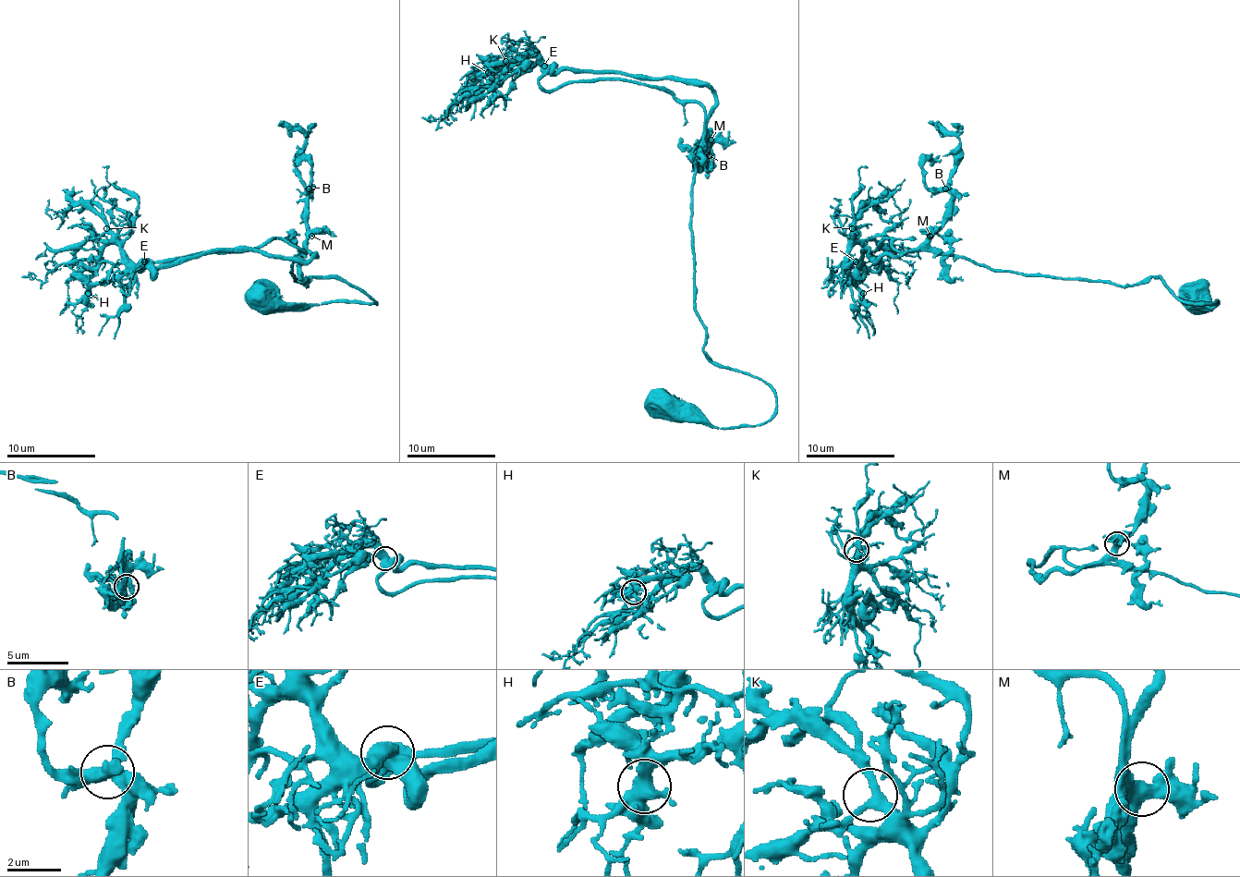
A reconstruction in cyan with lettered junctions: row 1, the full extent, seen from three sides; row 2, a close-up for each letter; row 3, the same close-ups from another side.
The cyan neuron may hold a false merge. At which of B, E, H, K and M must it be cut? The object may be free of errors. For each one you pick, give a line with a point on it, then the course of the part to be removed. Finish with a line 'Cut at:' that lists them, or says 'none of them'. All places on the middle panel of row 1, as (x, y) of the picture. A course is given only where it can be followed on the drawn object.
Cut at: none of them

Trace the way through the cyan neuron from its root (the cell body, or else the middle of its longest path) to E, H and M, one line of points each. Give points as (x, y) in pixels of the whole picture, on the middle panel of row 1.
E: (660, 400), (715, 427), (775, 409), (704, 349), (704, 110), (543, 66)
H: (660, 400), (715, 427), (775, 409), (704, 349), (704, 110), (535, 57), (488, 72)
M: (660, 400), (715, 427), (762, 425), (775, 409), (762, 380), (704, 349), (690, 184), (711, 140)

